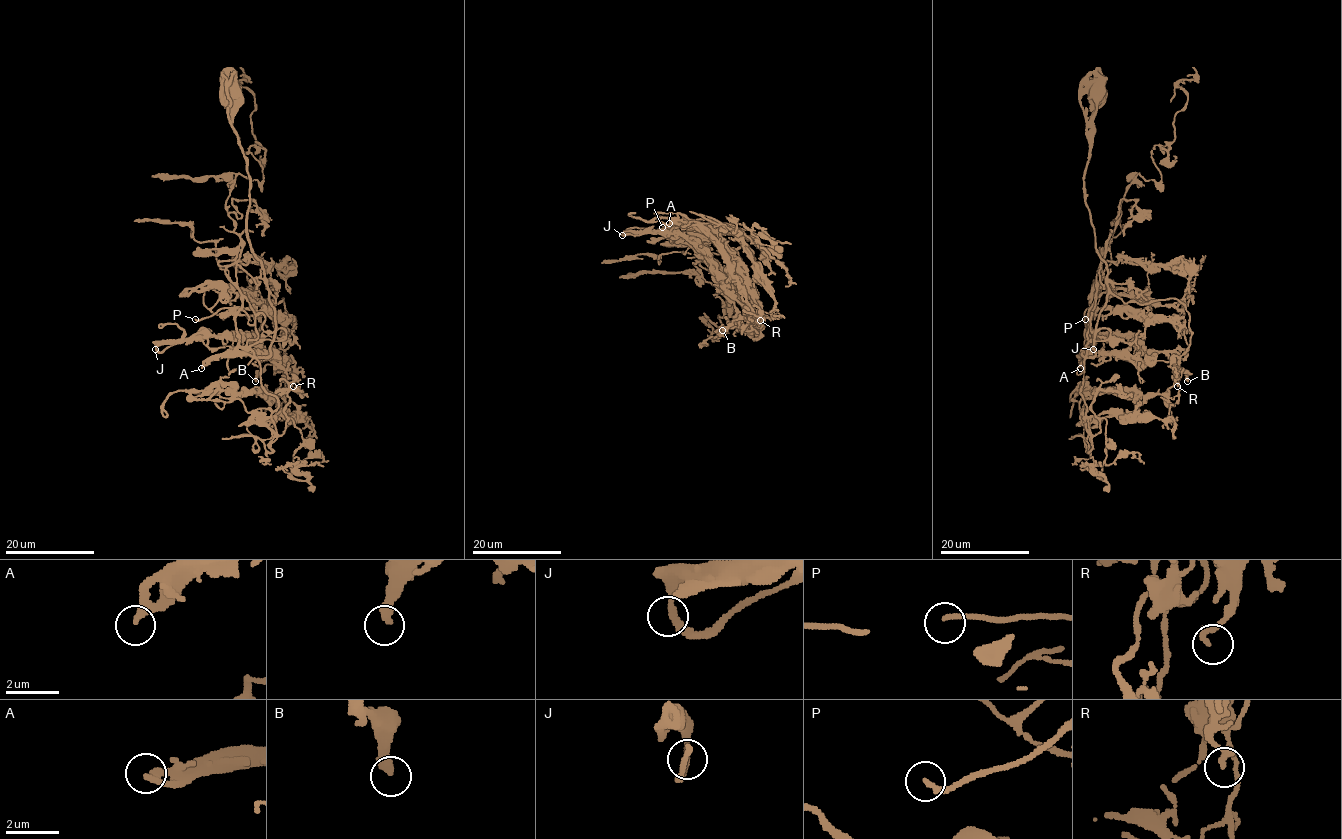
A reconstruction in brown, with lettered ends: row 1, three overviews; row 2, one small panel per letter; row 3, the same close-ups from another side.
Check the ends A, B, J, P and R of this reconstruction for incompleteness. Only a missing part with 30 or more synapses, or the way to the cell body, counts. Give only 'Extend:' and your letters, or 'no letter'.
Extend: no letter

